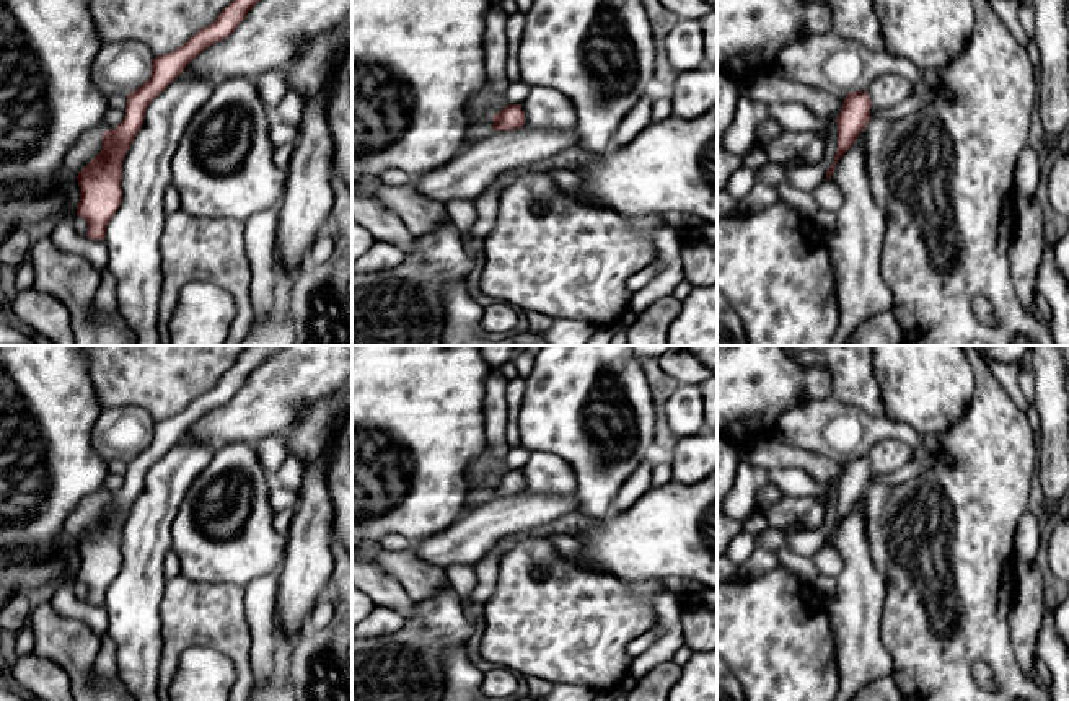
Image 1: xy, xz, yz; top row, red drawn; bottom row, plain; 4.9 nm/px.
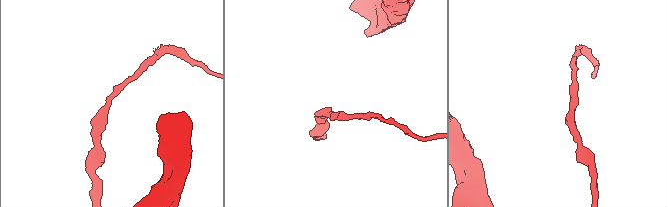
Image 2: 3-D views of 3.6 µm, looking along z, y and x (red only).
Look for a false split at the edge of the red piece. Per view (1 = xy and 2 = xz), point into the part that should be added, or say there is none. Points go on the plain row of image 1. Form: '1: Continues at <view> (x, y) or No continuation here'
1: No continuation here
2: No continuation here

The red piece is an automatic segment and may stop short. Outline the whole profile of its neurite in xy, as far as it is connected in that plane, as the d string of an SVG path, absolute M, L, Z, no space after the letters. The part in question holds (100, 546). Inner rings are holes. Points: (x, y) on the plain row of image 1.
M249 346L212 390L199 395L173 417L152 424L150 443L127 460L124 486L116 494L103 499L101 517L77 541L80 551L77 580L88 587L88 603L106 603L106 590L122 567L124 520L143 489L147 471L183 439L192 424L209 411L228 403L266 359L282 352L285 347Z

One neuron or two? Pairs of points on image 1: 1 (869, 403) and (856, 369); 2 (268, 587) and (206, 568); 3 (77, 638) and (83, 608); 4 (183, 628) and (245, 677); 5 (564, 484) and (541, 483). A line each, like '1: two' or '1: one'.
1: one
2: two
3: two
4: one
5: one

